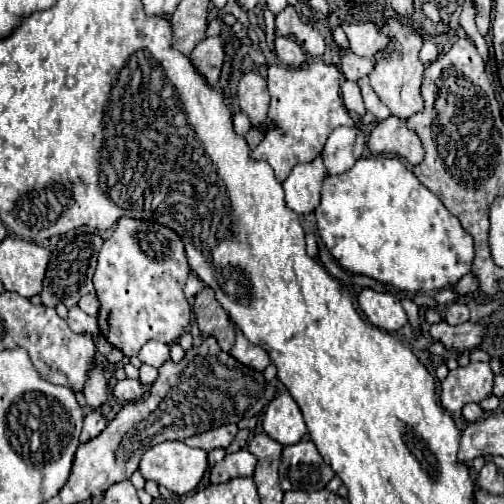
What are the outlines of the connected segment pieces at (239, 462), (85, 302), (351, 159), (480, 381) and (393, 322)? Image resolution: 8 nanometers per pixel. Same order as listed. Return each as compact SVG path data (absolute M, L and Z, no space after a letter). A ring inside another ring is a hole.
M245 448L235 454L227 454L219 466L211 468L211 476L209 476L211 482L209 484L223 484L233 478L253 476L255 464L257 464L257 458Z
M85 294L81 300L79 300L79 308L83 312L87 312L89 316L97 316L99 312L99 300L95 294Z
M369 111L361 116L361 122L357 128L337 128L331 132L329 140L325 142L323 150L323 164L327 170L327 176L335 176L341 172L347 172L363 154L365 150L365 132L367 124L377 122L377 118Z
M471 362L465 368L451 370L441 382L441 404L455 420L461 418L461 408L467 402L481 402L491 396L493 372L485 362Z
M363 288L357 300L367 320L381 330L395 332L407 324L407 314L401 306L401 300L391 292L377 292L371 288Z

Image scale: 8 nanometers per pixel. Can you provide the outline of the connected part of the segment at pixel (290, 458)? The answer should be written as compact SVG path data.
M301 440L283 448L283 458L279 466L279 482L283 492L323 490L333 476L333 468L321 458L311 440Z

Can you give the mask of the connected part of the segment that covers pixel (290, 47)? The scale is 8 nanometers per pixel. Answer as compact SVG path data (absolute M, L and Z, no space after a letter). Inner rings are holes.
M277 36L275 38L275 48L277 48L277 56L279 60L289 66L289 68L301 68L307 62L307 54L303 52L301 44L297 44L291 38L285 36Z

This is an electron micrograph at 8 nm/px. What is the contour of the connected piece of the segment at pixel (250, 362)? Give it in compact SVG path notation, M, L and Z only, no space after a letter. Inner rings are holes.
M237 330L237 338L235 338L235 346L233 346L233 350L231 350L231 356L237 358L239 362L243 362L245 366L251 366L251 368L255 368L255 370L259 370L259 372L263 372L263 370L271 364L269 354L267 354L261 346L251 344L251 342L243 336L241 330Z

